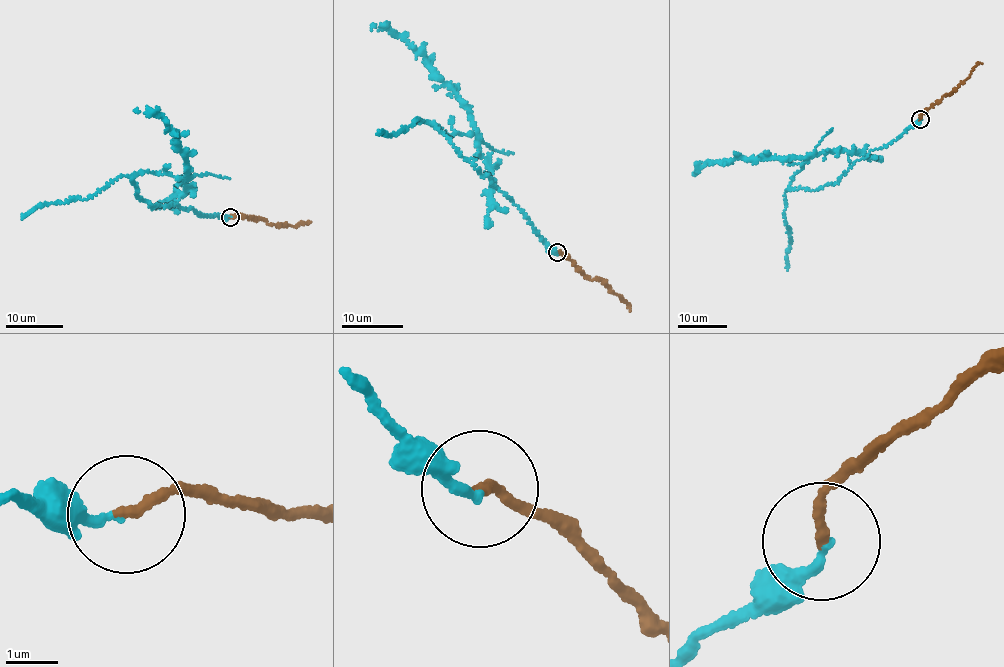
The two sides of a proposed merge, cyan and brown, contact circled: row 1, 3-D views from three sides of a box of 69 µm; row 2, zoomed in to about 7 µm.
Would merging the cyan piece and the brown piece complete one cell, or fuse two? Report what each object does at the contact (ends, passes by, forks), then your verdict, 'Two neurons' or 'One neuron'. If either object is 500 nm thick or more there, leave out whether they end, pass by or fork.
At the ring cyan ends. At the ring brown ends. One neuron

